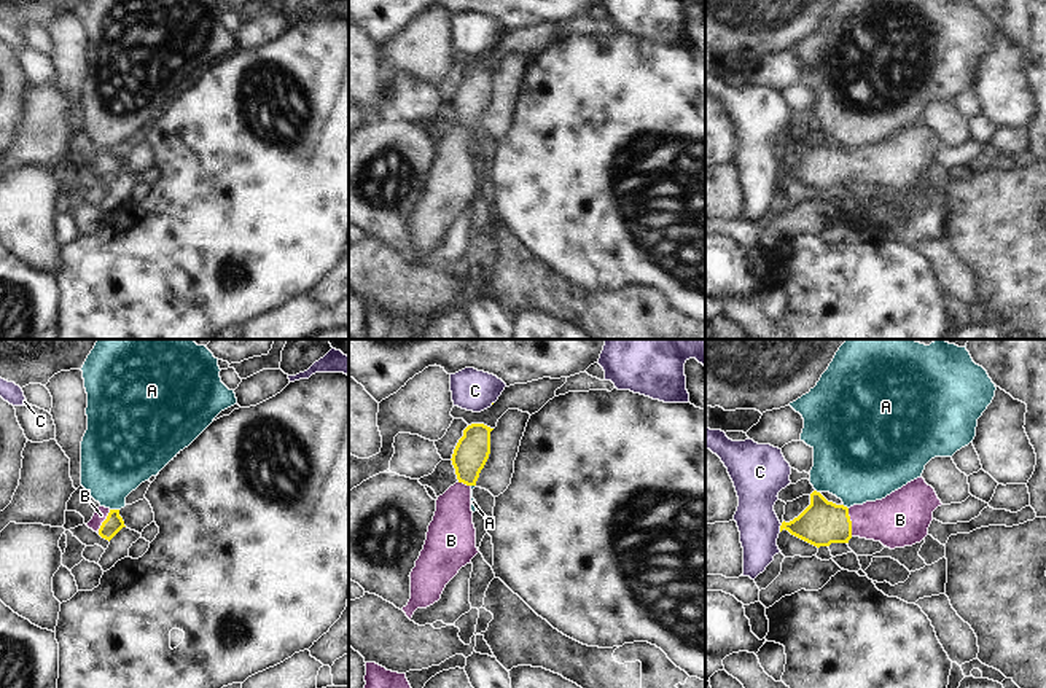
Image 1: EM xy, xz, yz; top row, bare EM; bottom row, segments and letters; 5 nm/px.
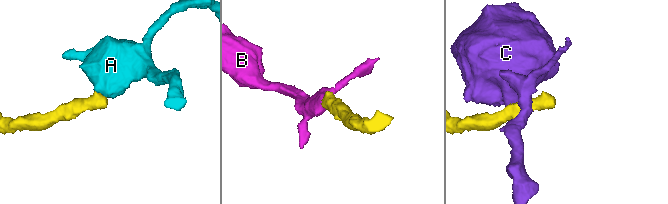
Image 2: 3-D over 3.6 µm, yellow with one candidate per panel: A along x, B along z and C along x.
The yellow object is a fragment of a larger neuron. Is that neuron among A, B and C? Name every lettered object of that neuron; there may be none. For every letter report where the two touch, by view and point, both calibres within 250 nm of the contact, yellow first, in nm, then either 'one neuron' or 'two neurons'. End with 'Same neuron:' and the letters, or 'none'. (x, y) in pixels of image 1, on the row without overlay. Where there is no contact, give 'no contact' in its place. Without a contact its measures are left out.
A: contact xy (115, 153); calibres 90 and 360 nm; two neurons
B: contact yz (850, 166); calibres 220 and 280 nm; one neuron
C: contact yz (780, 171); calibres 220 and 220 nm; two neurons
Same neuron: B

